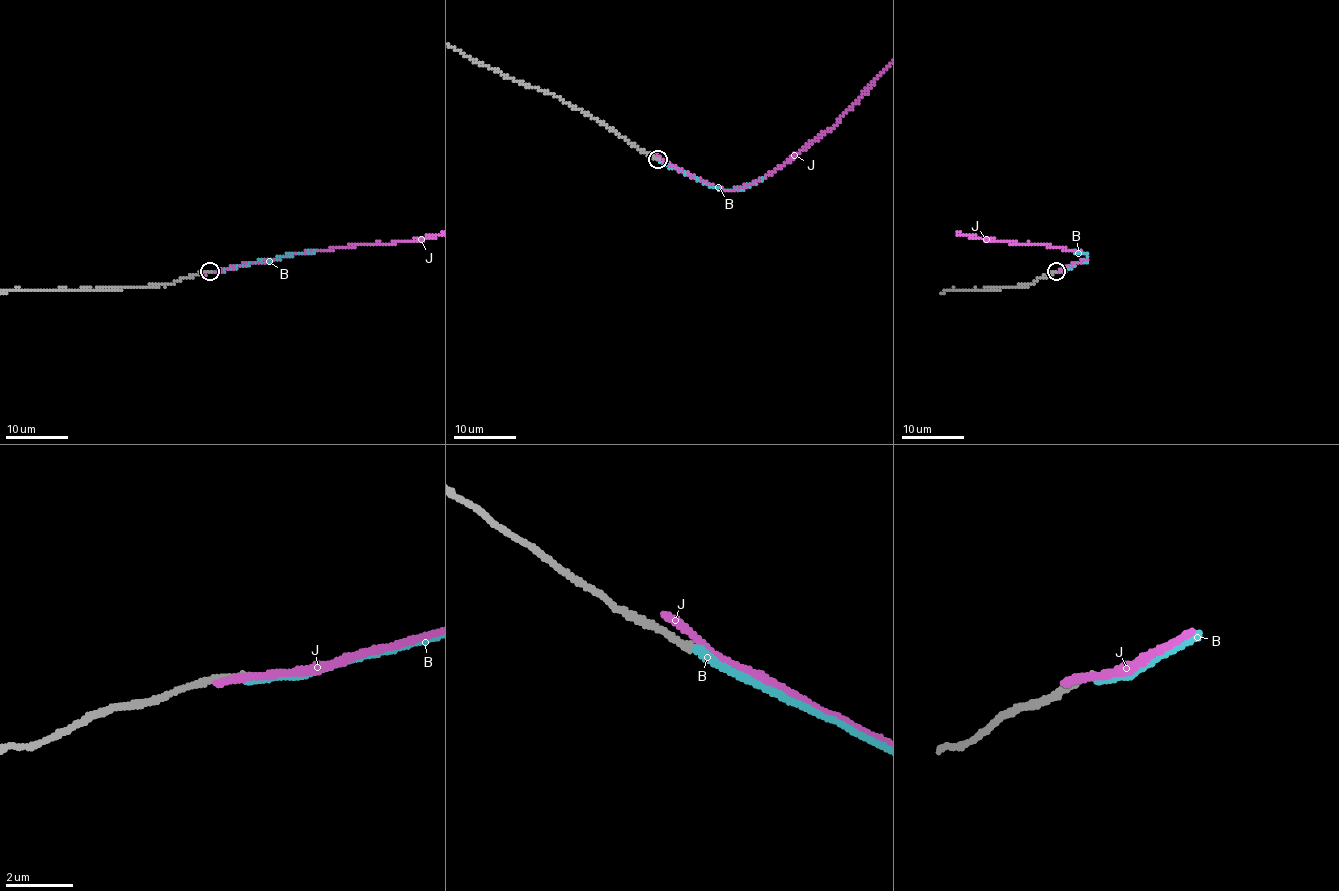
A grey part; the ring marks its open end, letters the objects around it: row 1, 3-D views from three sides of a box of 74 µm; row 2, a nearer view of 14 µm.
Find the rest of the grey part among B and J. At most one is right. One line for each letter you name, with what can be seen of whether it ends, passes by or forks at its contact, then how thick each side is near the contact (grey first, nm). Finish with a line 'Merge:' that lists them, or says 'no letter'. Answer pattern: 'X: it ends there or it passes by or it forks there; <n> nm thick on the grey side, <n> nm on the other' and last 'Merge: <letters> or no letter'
Merge: no letter

